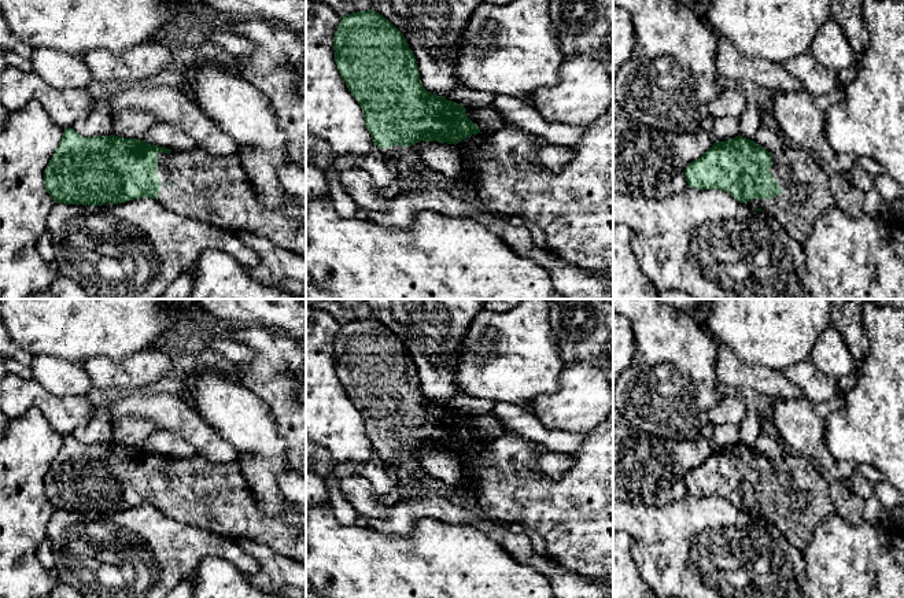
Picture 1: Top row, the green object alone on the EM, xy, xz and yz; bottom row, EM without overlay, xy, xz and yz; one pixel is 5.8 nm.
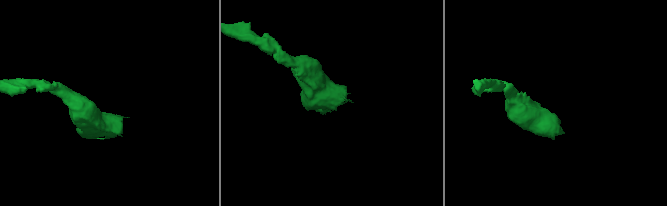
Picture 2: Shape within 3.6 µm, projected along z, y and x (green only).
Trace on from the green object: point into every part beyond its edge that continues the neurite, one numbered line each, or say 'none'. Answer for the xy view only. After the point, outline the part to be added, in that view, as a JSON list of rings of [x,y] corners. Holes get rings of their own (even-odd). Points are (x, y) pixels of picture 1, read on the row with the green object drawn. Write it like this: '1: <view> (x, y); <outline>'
1: xy (216, 189); [[[204,150],[158,152],[162,187],[156,200],[178,215],[204,221],[221,230],[251,232],[306,258],[306,222],[294,221],[263,206],[236,155],[214,156]]]

